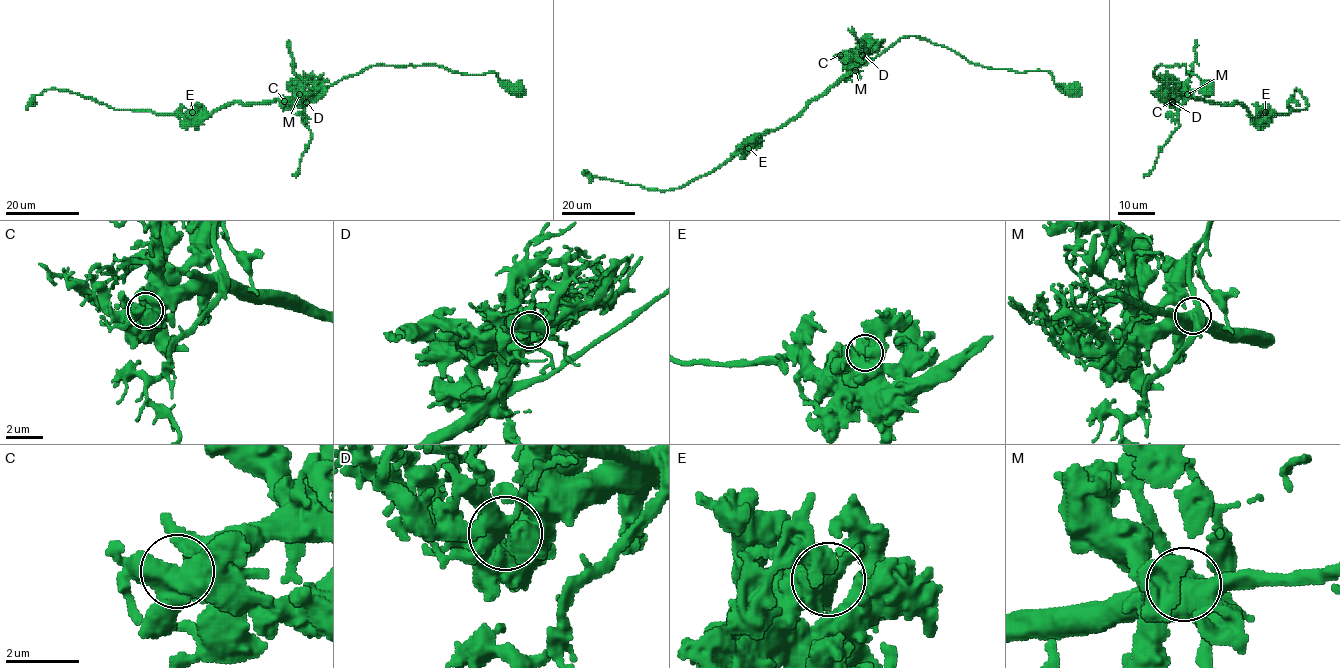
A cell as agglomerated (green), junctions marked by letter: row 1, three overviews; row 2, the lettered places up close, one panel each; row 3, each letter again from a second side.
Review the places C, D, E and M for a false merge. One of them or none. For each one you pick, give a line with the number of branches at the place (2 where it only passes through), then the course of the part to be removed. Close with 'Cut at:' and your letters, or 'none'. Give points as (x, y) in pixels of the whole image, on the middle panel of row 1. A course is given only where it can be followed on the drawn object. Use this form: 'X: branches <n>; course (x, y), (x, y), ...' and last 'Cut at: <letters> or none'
M: branches 3; course (855, 70), (860, 55), (863, 62), (867, 53), (851, 26)
Cut at: M

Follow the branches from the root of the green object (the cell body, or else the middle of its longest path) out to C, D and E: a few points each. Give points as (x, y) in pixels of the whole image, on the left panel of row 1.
C: (518, 90), (500, 81), (494, 72), (466, 74), (431, 65), (373, 65), (316, 92), (303, 103), (284, 101)
D: (518, 90), (500, 81), (494, 72), (466, 74), (431, 65), (373, 65), (316, 92), (306, 102)
E: (518, 90), (494, 72), (373, 65), (315, 92), (231, 103), (203, 116), (192, 112)

